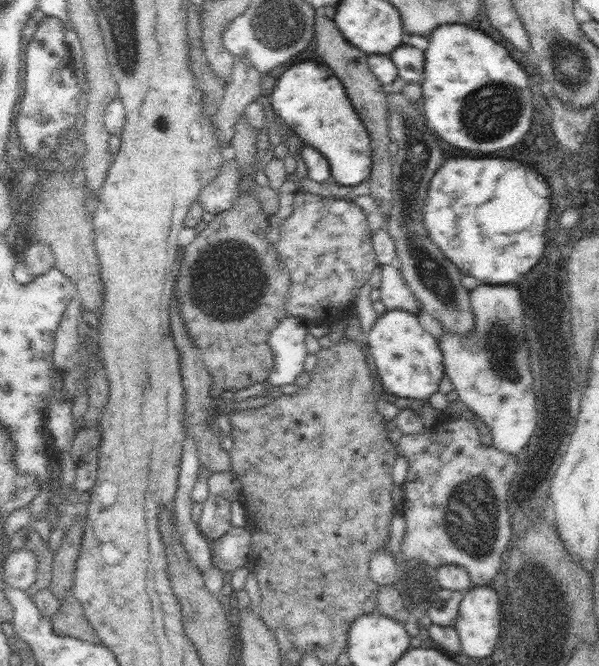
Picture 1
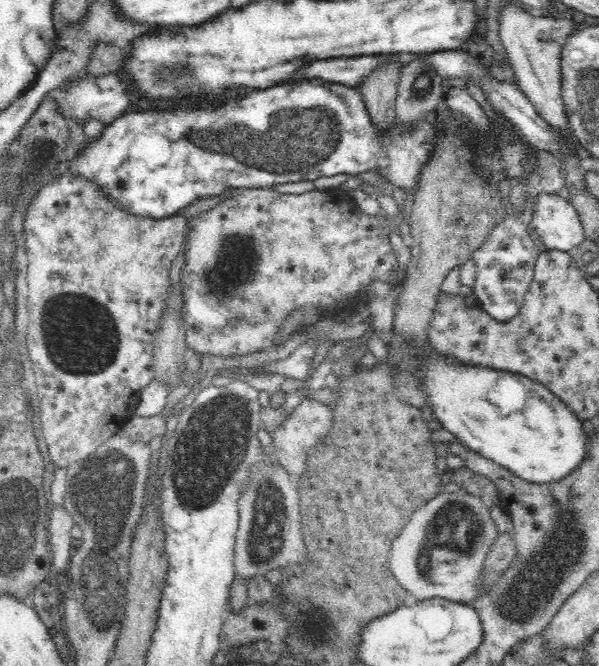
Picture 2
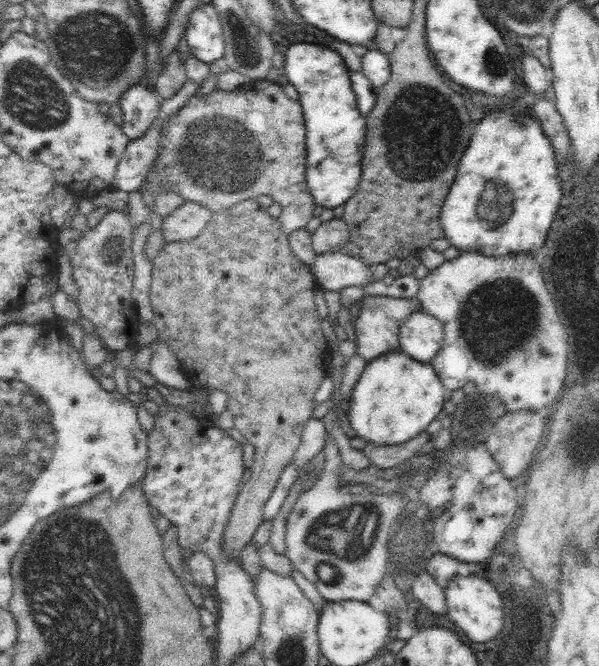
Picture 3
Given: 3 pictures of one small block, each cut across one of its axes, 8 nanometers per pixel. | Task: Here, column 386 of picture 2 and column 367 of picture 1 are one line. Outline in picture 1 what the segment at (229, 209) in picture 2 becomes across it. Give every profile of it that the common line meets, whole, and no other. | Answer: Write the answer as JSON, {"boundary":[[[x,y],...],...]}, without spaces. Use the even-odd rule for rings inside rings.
{"boundary":[[[307,191],[296,193],[292,214],[280,225],[280,240],[275,244],[280,260],[286,260],[291,274],[291,287],[286,299],[286,318],[297,319],[298,325],[306,329],[314,324],[328,325],[342,321],[354,308],[352,298],[360,287],[368,282],[374,267],[378,265],[372,249],[372,230],[367,214],[350,198],[323,197]]]}

